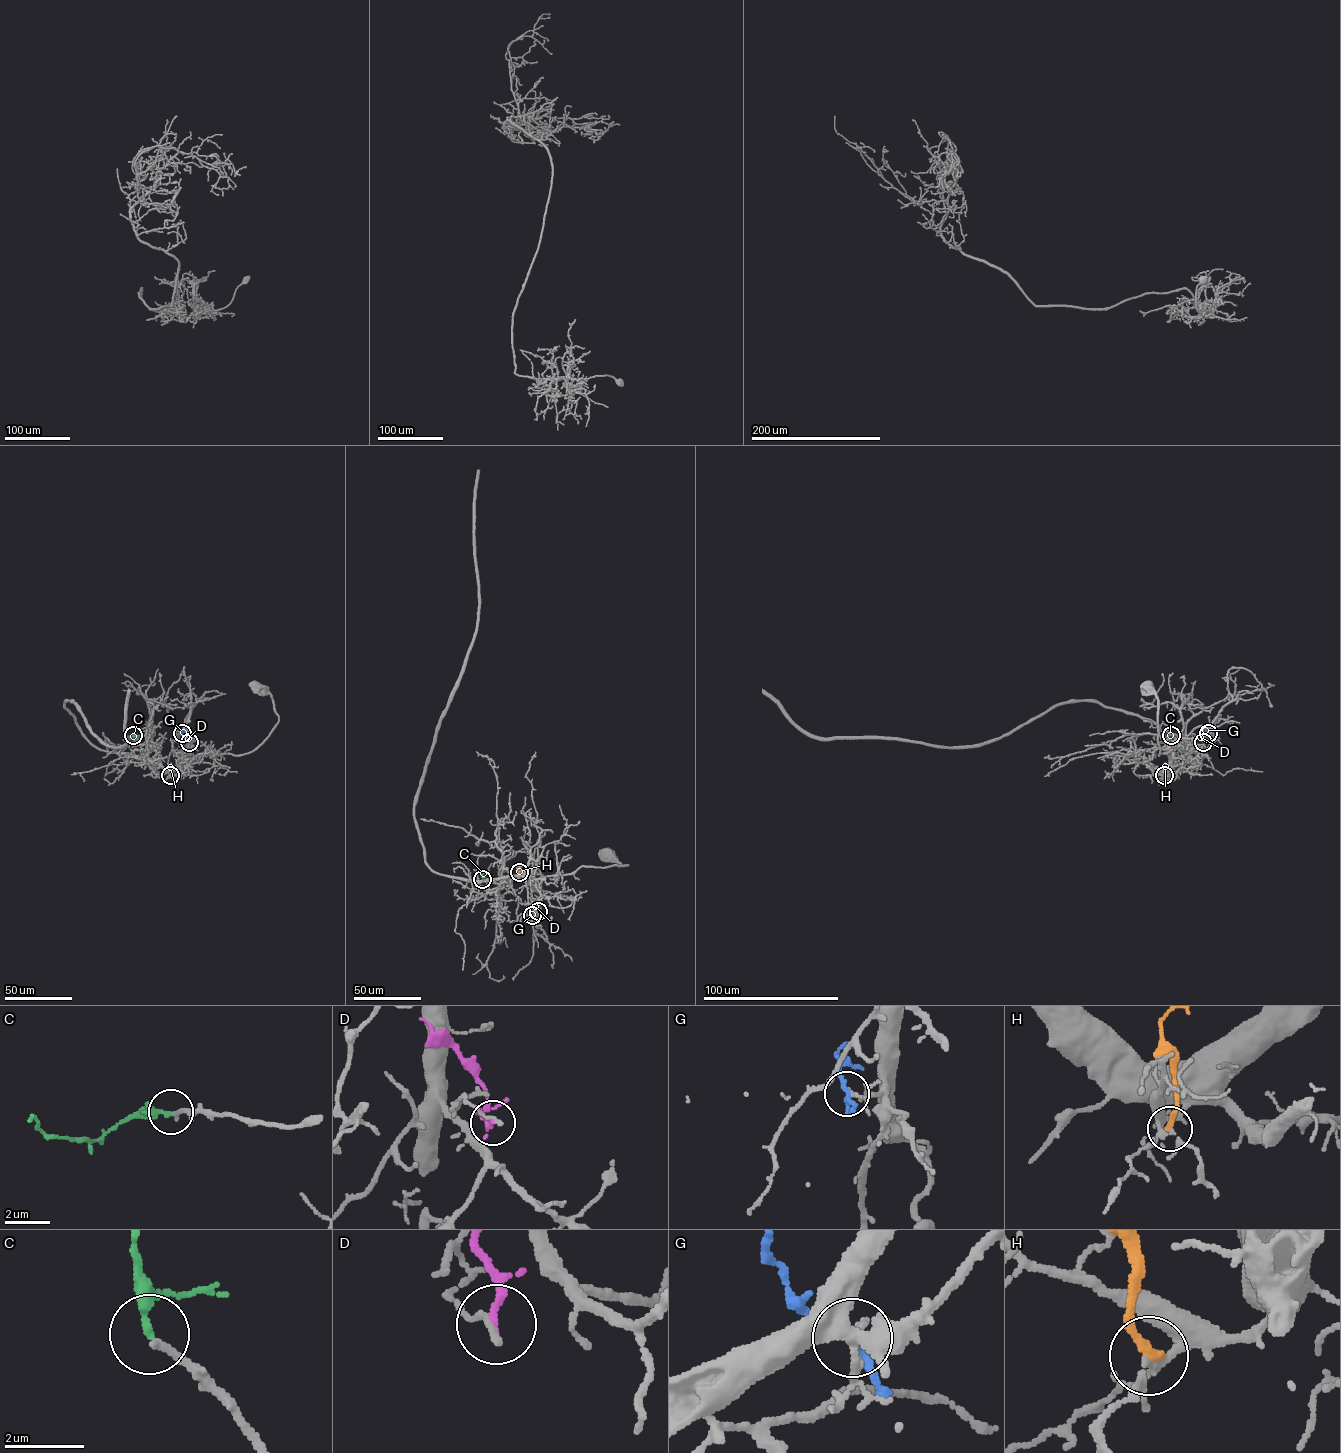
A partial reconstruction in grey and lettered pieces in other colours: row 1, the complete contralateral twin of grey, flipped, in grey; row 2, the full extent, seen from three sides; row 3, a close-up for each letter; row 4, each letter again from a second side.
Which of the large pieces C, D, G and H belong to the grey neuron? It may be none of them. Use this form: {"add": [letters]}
{"add": ["C"]}

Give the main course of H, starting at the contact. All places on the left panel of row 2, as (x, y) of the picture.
H: (170, 775), (171, 763)

